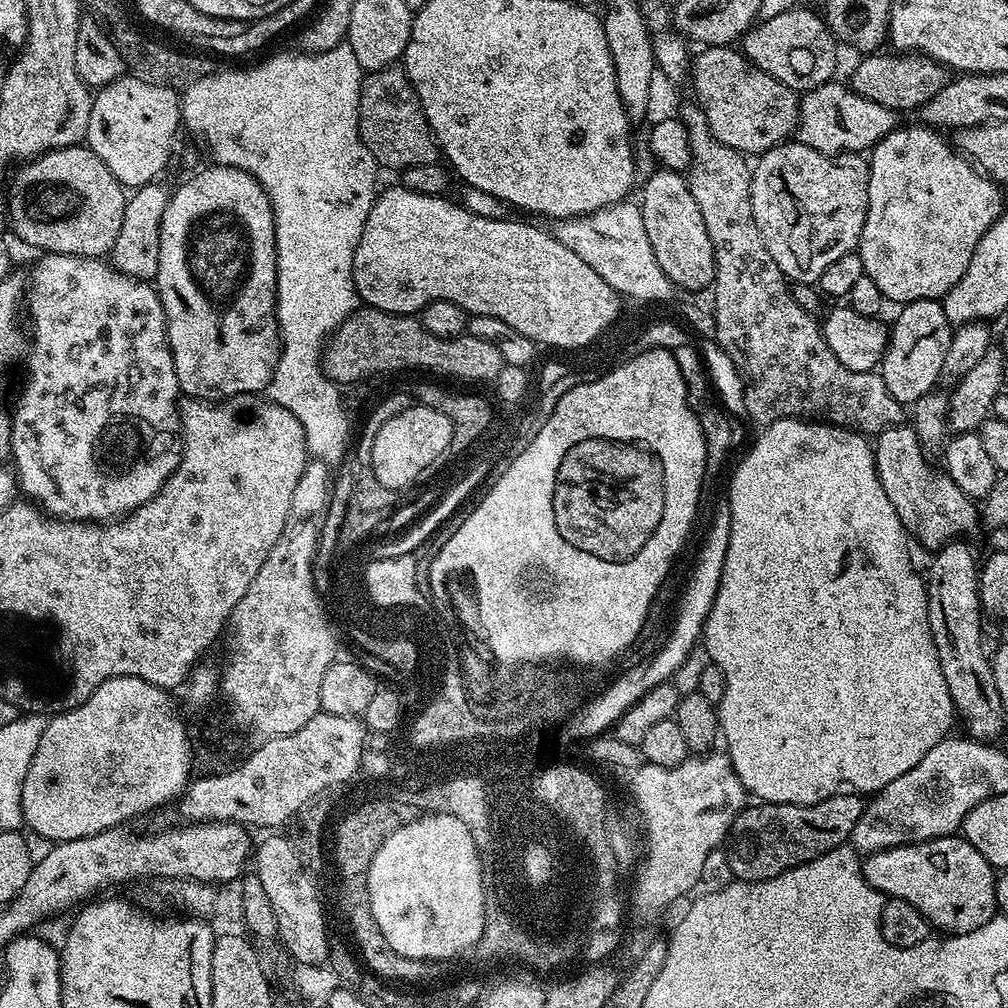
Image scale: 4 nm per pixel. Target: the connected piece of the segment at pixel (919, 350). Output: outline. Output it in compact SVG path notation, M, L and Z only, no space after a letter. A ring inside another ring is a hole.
M911 300L899 310L896 321L891 321L888 345L878 371L892 397L899 404L911 406L940 384L942 362L946 362L946 350L950 350L954 325L946 318L940 300Z

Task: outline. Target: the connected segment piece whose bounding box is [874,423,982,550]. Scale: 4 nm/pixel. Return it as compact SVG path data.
M907 423L883 428L875 437L874 451L882 490L886 490L886 498L890 498L896 507L905 532L914 538L915 543L917 540L922 547L937 550L950 538L968 538L976 527L981 527L982 512L977 501L965 494L947 472L935 472L928 465L929 457L920 445L918 434Z

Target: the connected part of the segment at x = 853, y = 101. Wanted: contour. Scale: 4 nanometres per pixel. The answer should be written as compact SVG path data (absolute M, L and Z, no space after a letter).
M829 82L823 84L814 90L803 93L803 95L799 97L799 137L806 146L810 146L819 152L827 152L829 154L843 154L845 152L854 152L857 154L867 153L876 147L878 141L882 138L886 138L886 134L890 134L898 127L898 120L896 120L897 113L886 106L878 106L878 102L870 102L866 98L862 98L859 94L852 91L847 83L836 83L837 82Z

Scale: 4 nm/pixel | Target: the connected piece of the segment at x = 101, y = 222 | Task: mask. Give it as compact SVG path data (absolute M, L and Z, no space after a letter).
M73 146L44 152L34 160L21 163L8 182L8 220L18 239L25 240L32 248L41 248L41 253L57 256L104 258L111 253L118 232L122 230L126 189L91 148Z

